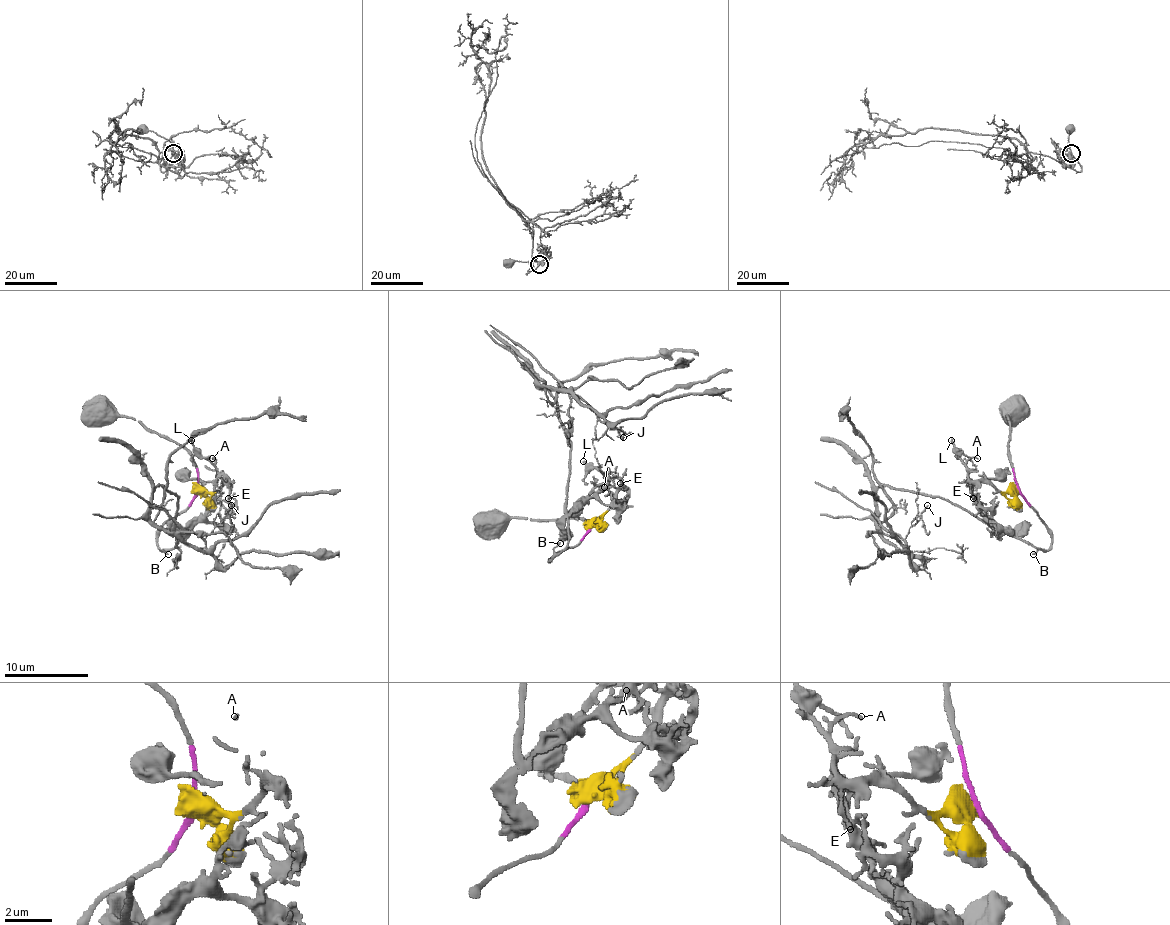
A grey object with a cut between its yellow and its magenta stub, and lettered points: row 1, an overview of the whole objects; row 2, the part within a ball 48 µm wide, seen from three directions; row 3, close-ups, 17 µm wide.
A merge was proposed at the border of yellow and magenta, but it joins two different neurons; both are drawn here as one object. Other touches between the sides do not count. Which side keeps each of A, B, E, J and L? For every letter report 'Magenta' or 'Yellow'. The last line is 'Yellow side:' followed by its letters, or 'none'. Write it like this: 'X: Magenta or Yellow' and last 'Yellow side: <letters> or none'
A: Yellow
B: Magenta
E: Yellow
J: Magenta
L: Yellow
Yellow side: A, E, L

